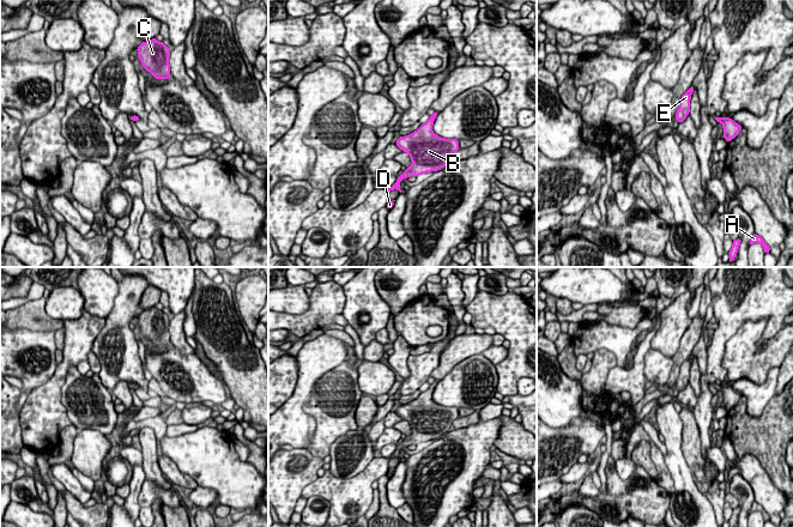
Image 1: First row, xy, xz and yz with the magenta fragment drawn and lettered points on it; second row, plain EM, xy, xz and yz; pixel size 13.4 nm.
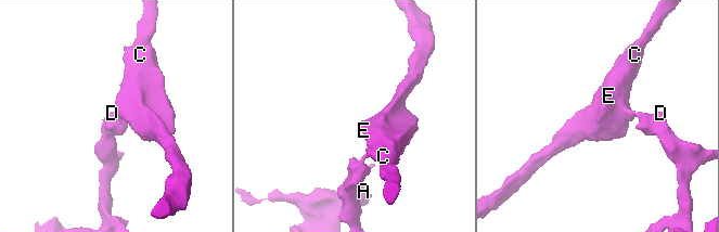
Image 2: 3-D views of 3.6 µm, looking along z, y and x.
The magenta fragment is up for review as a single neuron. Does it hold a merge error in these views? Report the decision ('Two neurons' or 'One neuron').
One neuron

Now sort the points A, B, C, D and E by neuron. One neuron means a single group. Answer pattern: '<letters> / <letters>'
A B C D E

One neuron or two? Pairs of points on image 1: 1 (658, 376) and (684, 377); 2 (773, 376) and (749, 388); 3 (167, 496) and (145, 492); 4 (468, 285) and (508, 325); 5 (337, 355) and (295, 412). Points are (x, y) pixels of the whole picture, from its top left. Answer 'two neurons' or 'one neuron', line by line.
1: two neurons
2: one neuron
3: one neuron
4: two neurons
5: one neuron

